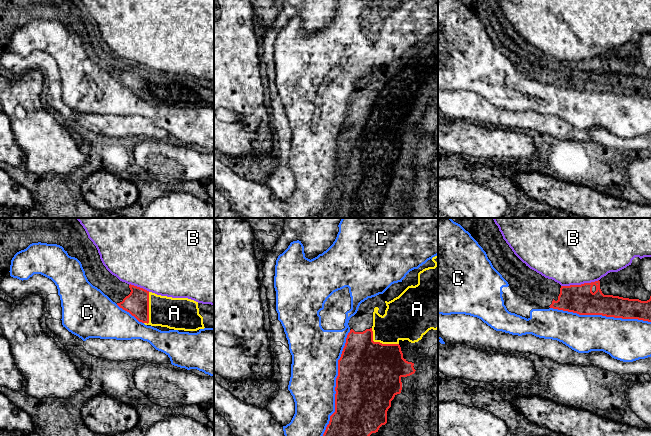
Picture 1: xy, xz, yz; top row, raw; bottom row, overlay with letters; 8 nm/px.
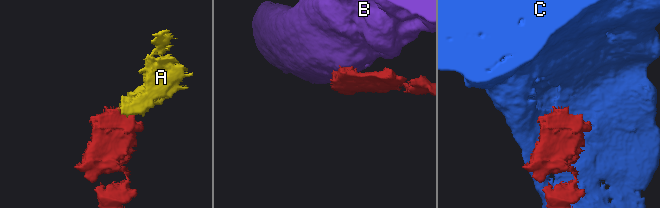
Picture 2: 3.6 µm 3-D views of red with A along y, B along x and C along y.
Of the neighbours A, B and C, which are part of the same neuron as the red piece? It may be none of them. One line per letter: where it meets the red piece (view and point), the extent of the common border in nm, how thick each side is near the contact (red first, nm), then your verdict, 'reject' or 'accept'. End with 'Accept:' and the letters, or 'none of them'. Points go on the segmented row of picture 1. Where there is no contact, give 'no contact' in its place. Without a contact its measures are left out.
A: contact xz (379, 342); length 260 nm; calibres 480 and 300 nm; accept
B: contact yz (579, 285); length 300 nm; calibres 240 and 480 nm; reject
C: contact xz (336, 383); length 900 nm; calibres 480 and 380 nm; reject
Accept: A

